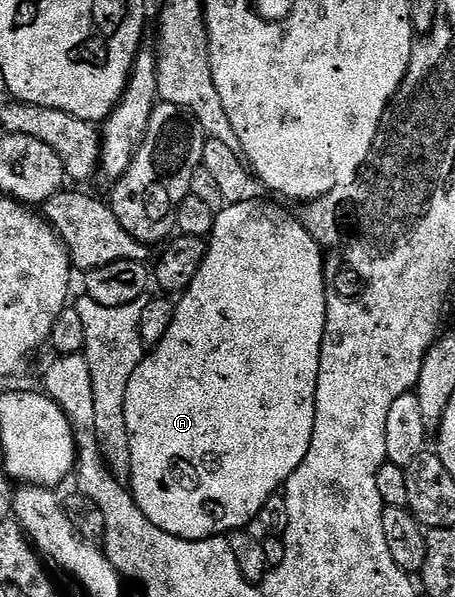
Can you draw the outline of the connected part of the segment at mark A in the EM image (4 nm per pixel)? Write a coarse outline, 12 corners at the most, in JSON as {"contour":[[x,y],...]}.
{"contour":[[222,206],[127,385],[133,499],[248,528],[303,465],[325,260]]}

